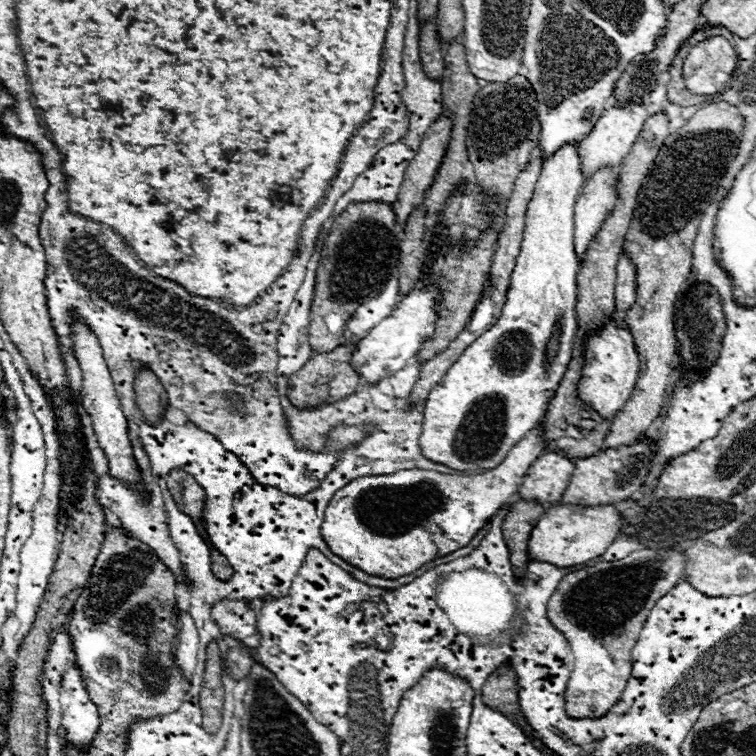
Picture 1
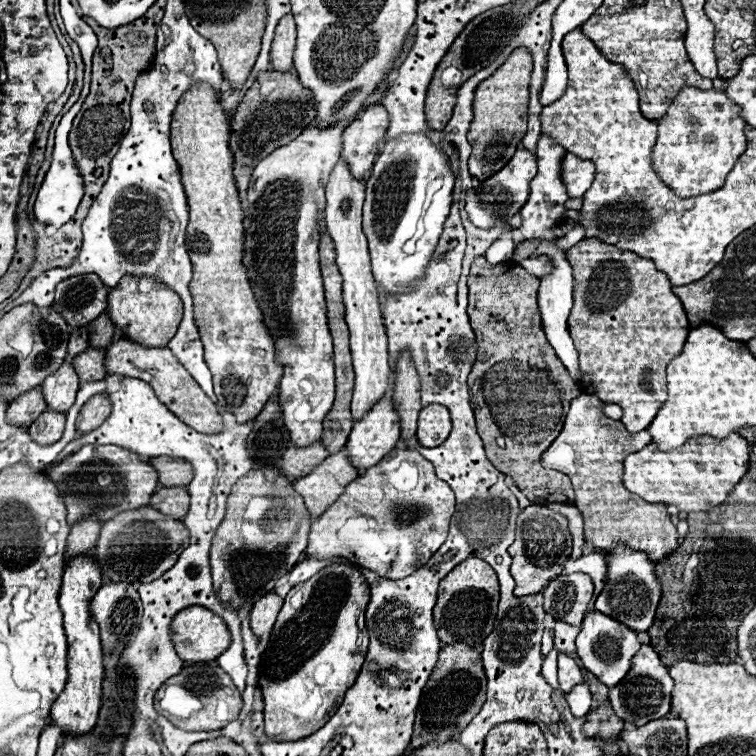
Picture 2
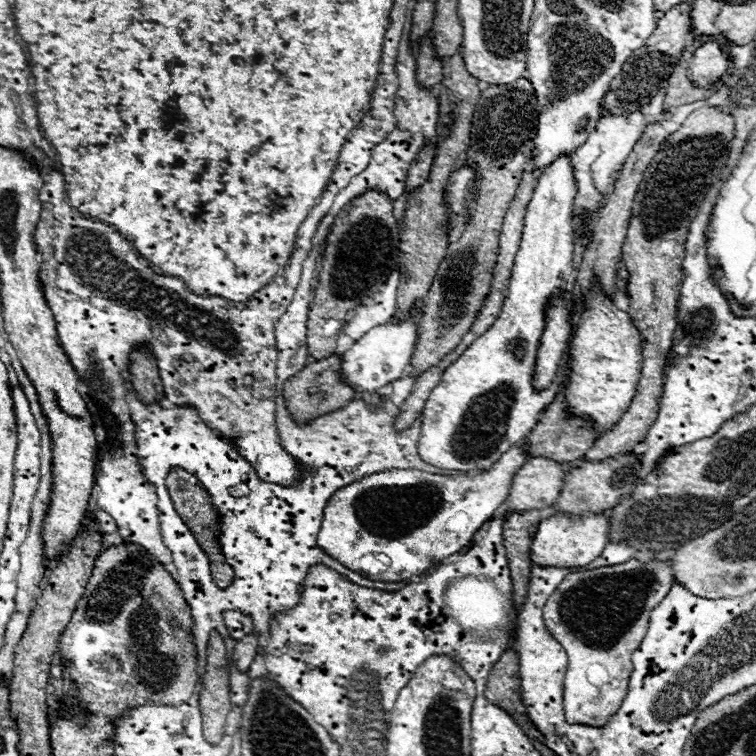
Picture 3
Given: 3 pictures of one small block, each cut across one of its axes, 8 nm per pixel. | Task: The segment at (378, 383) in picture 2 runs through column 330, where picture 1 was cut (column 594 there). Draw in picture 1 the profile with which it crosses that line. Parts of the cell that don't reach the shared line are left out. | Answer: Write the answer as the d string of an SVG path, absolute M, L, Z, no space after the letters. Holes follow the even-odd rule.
M612 168L598 170L588 182L584 182L576 206L574 206L574 252L578 262L584 260L588 244L604 226L606 218L616 206L618 172Z

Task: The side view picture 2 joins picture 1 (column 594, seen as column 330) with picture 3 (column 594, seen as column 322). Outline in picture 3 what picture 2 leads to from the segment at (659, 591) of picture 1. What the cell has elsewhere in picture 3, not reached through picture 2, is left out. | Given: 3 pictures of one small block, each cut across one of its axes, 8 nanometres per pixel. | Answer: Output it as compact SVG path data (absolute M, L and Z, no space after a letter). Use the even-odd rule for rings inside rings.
M630 558L622 564L568 574L556 588L556 592L548 598L544 606L544 622L550 628L552 636L564 646L570 660L564 678L564 714L568 722L602 726L608 722L608 718L612 718L612 714L616 714L628 690L628 678L632 674L630 656L642 642L642 636L648 628L650 610L658 606L658 602L668 594L674 582L672 562L652 558L642 564L636 558Z

